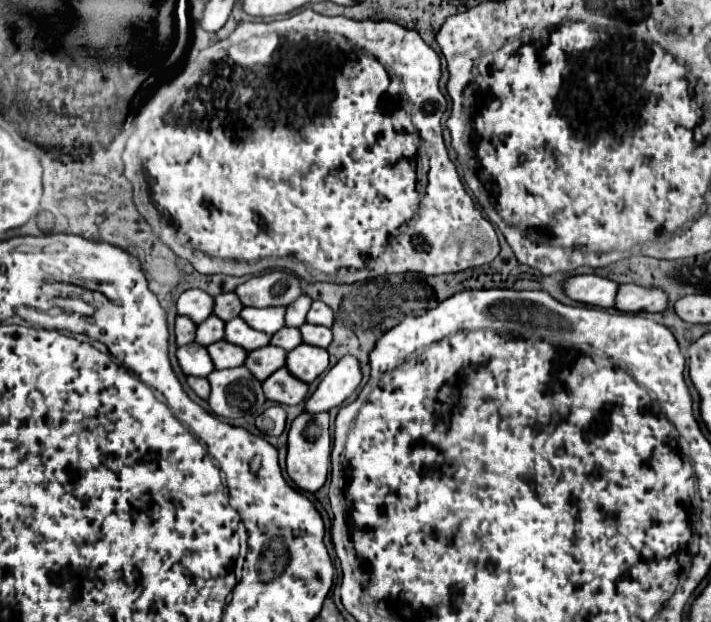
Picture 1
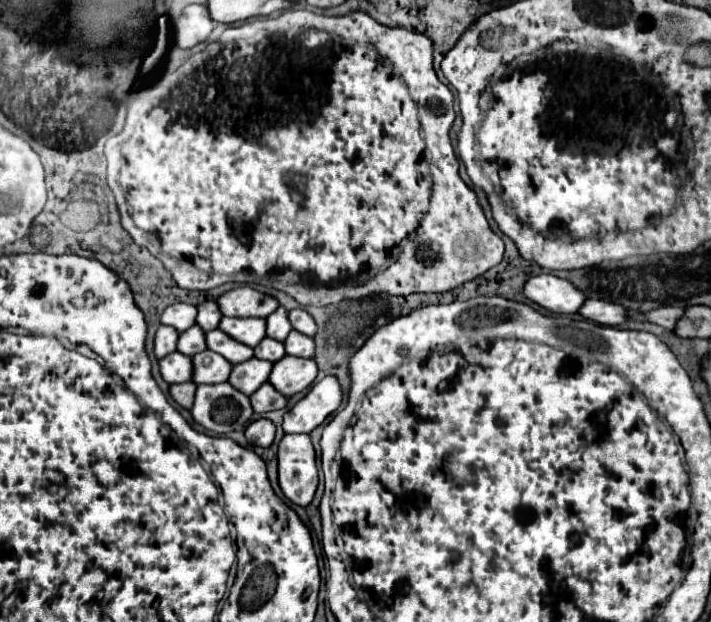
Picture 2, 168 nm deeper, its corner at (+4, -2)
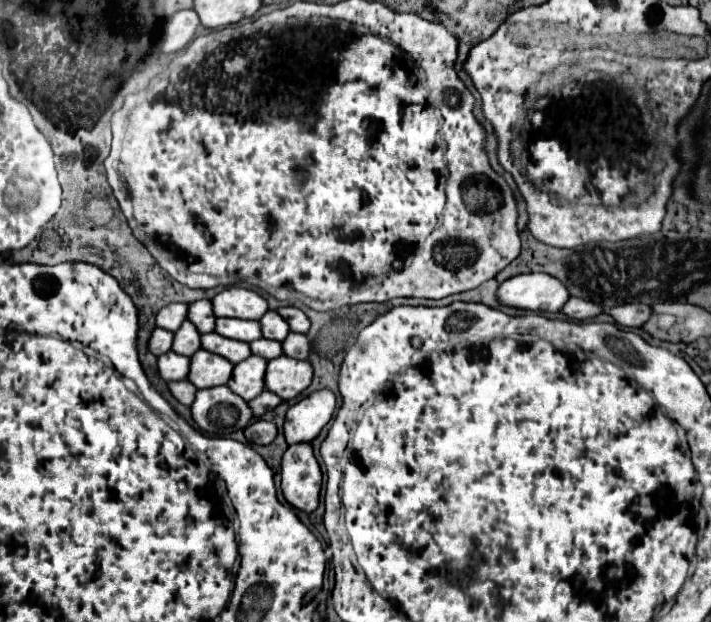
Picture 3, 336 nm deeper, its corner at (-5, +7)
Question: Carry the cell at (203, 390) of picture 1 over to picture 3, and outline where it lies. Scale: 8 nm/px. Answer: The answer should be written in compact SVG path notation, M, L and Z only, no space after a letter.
M179 380L179 382L169 382L169 390L171 394L177 398L177 402L191 406L195 400L195 392L197 388L193 384L189 384L189 380Z

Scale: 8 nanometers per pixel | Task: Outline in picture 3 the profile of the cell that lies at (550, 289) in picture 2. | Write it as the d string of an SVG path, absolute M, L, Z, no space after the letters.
M533 272L505 280L497 288L497 300L501 306L517 310L559 312L561 306L569 300L569 292L557 278Z

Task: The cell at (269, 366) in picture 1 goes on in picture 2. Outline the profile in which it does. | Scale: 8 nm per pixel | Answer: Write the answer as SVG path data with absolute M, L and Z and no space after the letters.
M252 357L250 361L244 361L244 363L234 365L228 381L230 381L236 389L240 389L242 393L252 395L252 393L268 379L268 373L270 373L270 371L272 371L272 363L270 363L270 361Z

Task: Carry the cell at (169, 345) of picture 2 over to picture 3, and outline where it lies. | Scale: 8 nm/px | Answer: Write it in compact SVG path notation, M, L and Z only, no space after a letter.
M155 328L151 334L151 340L149 340L149 352L155 356L161 356L171 350L171 344L173 344L173 332Z

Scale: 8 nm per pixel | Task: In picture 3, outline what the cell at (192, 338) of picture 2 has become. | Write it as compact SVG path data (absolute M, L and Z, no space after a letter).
M185 320L185 324L181 324L181 328L175 332L171 350L177 352L177 354L181 354L181 356L191 358L193 352L197 352L199 348L201 348L199 332L197 332L197 328L189 320Z

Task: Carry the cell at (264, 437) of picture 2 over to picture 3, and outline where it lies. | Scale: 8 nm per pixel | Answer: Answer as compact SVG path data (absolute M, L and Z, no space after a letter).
M255 420L253 424L249 424L245 430L243 430L247 442L251 444L261 444L261 446L267 446L275 440L277 436L277 428L273 422L267 422L267 420Z

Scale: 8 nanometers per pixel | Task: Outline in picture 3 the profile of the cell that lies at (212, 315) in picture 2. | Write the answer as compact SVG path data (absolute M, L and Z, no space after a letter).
M197 300L197 302L189 304L187 320L193 322L197 332L201 332L201 334L213 332L215 316L213 316L213 310L211 310L211 302L209 300Z

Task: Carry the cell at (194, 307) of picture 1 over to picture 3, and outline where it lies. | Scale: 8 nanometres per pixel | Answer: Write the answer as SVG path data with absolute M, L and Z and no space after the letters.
M181 302L179 304L169 304L169 306L165 306L157 312L155 324L159 328L175 332L181 326L181 322L185 320L185 314L187 314L187 304L181 304Z

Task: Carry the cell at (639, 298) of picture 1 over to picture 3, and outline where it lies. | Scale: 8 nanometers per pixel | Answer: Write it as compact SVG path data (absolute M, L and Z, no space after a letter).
M569 298L565 302L565 308L561 308L561 312L569 318L575 318L575 320L589 320L593 316L597 316L603 308L599 304L591 304L587 300L581 300L581 298Z

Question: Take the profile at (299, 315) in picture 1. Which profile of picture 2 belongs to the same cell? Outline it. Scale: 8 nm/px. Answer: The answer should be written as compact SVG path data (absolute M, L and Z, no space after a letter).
M278 307L276 313L272 313L266 321L268 321L266 335L272 339L284 341L288 337L288 333L292 331L292 323L288 321L288 309L284 309L284 307Z

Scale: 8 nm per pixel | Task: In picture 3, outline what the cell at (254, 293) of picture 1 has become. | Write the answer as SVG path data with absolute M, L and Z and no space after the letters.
M225 288L211 300L211 304L217 318L261 320L261 316L267 312L265 298L245 288Z

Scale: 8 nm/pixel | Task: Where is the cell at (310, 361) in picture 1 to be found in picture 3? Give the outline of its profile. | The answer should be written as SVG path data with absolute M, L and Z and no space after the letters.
M279 356L267 362L265 388L275 392L281 400L297 398L313 378L313 366L307 360L293 360Z

